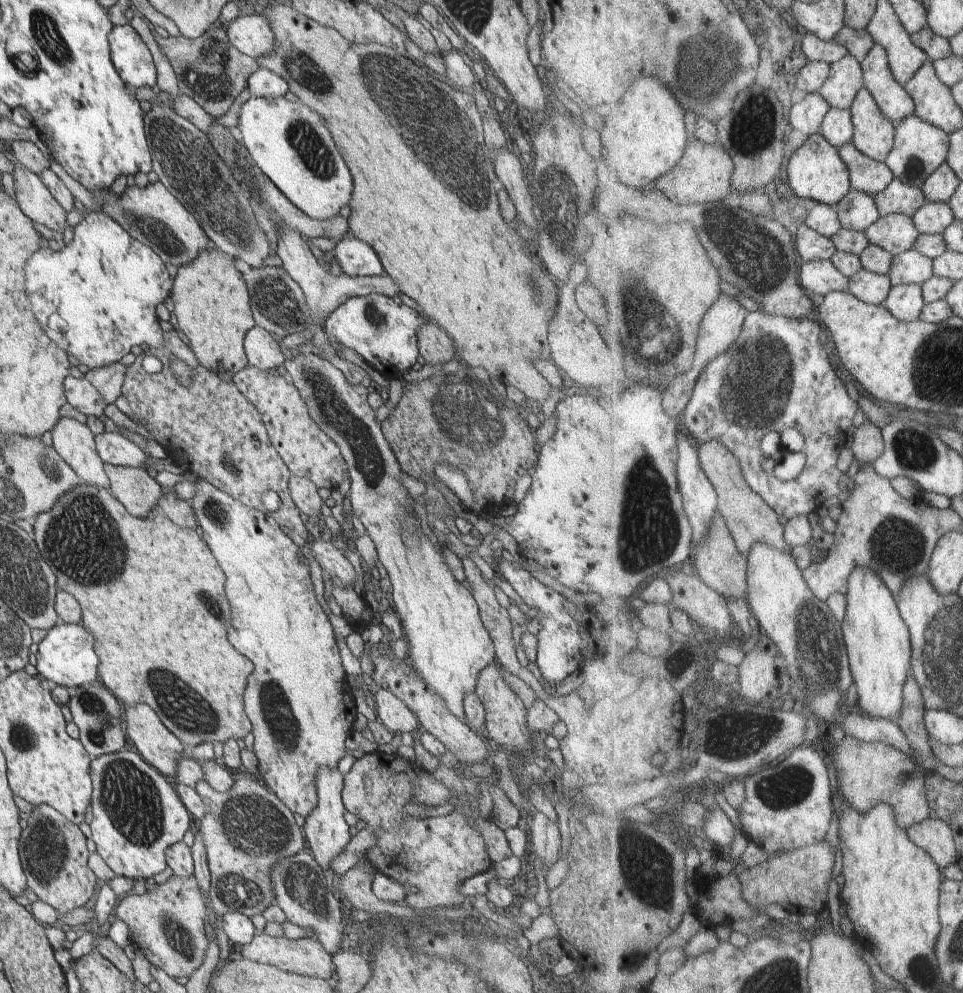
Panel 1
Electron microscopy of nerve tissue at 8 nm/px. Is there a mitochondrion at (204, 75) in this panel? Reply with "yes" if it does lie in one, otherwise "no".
yes

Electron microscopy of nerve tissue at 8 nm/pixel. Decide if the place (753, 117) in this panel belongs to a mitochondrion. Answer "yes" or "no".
yes

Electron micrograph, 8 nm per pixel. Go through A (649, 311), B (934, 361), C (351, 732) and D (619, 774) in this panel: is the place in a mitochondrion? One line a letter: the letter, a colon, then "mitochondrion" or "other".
A: mitochondrion
B: mitochondrion
C: other
D: other

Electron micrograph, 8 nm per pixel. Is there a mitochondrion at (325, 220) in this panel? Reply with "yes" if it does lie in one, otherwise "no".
no

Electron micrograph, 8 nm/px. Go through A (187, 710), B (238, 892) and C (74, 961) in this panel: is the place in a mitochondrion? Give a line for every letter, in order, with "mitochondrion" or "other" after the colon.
A: mitochondrion
B: mitochondrion
C: other

